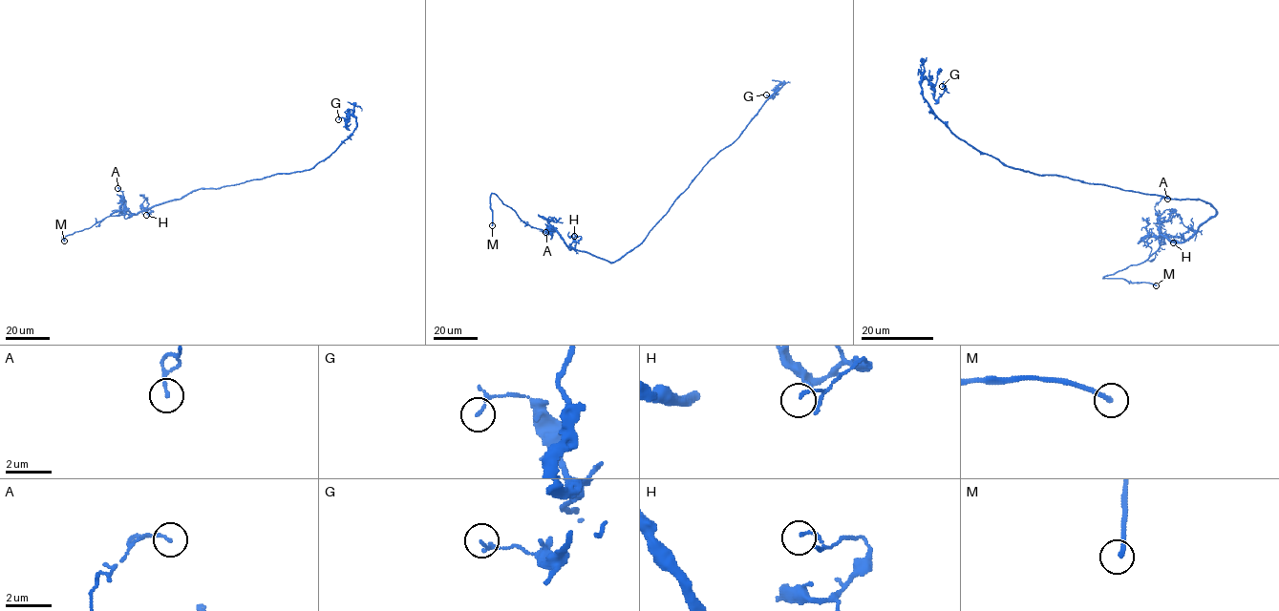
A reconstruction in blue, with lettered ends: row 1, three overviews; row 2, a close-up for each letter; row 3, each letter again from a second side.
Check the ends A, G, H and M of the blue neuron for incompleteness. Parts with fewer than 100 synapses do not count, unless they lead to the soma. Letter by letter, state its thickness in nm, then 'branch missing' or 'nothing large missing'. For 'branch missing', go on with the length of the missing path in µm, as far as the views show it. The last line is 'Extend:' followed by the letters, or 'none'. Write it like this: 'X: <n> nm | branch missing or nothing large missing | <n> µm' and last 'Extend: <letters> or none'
A: 80 nm | nothing large missing
G: 90 nm | nothing large missing
H: 120 nm | nothing large missing
M: 200 nm | branch missing | 6 µm
Extend: M

